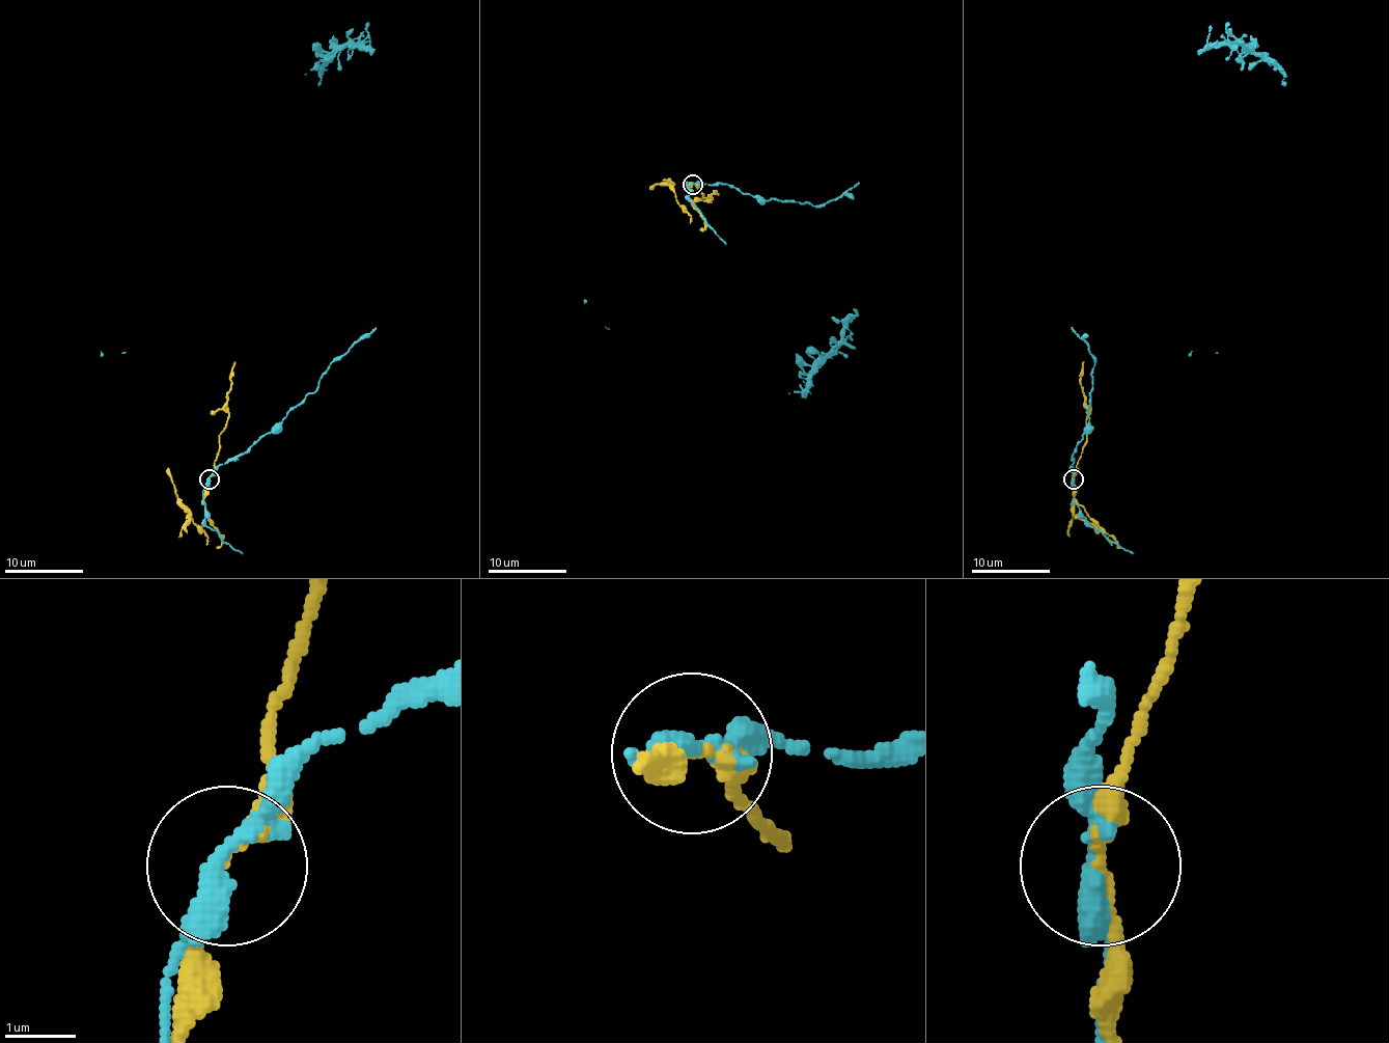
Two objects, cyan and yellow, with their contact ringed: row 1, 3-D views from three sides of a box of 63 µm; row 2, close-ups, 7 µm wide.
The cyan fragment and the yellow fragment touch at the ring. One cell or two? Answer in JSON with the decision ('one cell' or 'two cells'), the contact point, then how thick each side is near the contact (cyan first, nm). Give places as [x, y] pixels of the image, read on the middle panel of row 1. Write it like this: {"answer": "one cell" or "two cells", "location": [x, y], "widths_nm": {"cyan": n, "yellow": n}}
{"answer": "two cells", "location": [693, 184], "widths_nm": {"cyan": 260, "yellow": 170}}

